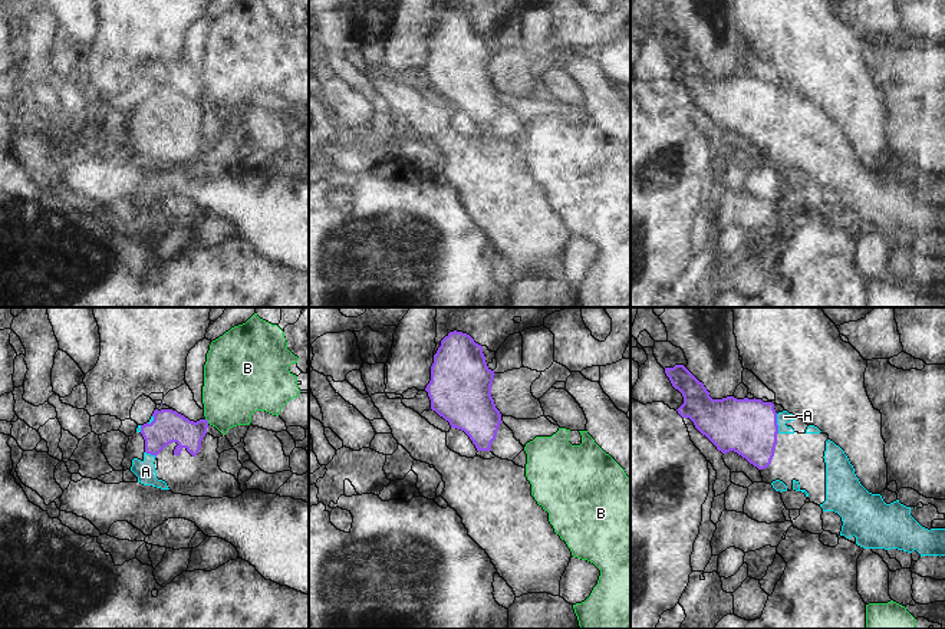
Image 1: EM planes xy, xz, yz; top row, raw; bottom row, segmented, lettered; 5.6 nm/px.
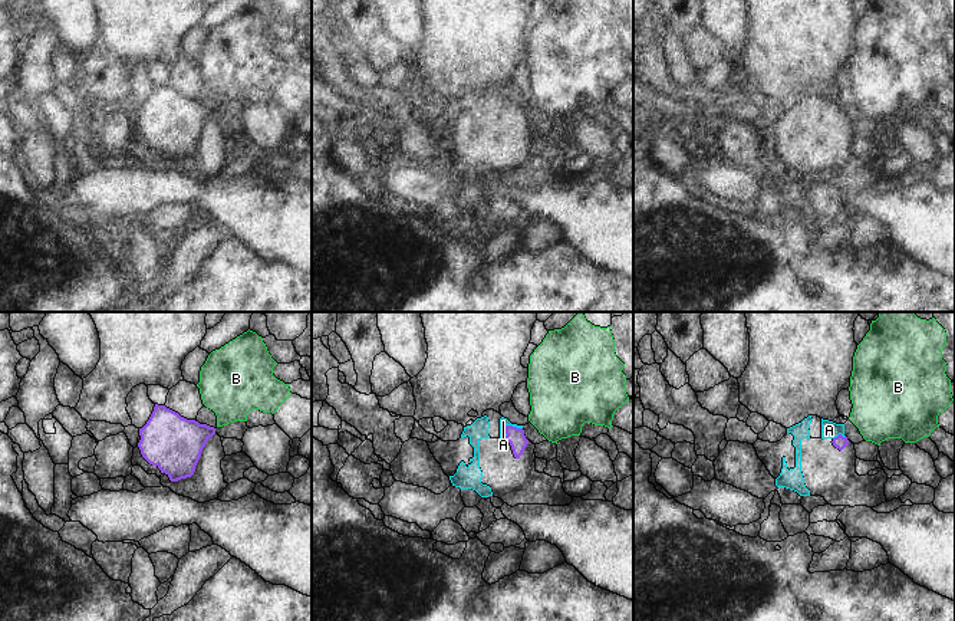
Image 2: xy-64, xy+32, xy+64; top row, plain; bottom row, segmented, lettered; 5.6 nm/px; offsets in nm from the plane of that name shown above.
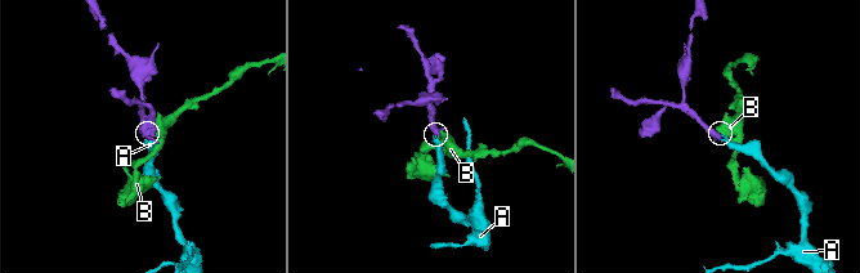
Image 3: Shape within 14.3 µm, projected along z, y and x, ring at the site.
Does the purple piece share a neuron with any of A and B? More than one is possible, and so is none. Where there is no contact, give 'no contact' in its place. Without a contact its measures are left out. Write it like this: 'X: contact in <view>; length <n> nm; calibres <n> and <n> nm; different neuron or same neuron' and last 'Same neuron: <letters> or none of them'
A: contact in yz; length 110 nm; calibres 320 and 70 nm; same neuron
B: contact in xy; length 40 nm; calibres 180 and 360 nm; different neuron
Same neuron: A

